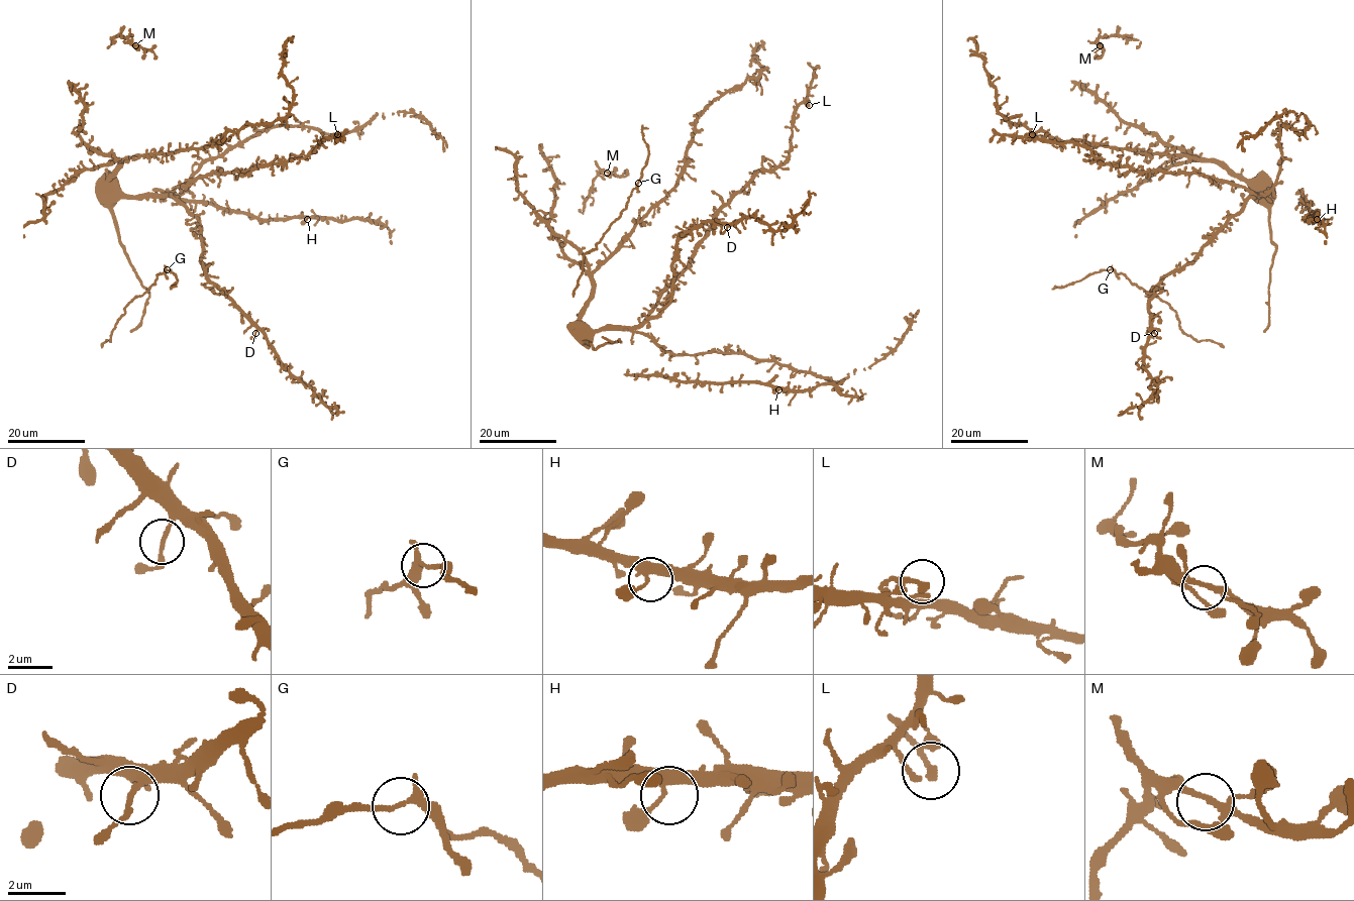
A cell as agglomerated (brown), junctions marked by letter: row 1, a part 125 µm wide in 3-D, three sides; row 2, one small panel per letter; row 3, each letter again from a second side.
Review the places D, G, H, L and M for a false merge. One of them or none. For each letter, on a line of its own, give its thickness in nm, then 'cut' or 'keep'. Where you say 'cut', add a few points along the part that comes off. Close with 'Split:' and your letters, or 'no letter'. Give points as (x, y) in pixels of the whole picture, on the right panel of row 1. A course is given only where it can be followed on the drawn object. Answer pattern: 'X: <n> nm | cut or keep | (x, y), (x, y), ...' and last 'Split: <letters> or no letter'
D: 160 nm | keep
G: 170 nm | keep
H: 240 nm | keep
L: 220 nm | keep
M: 200 nm | keep
Split: no letter

